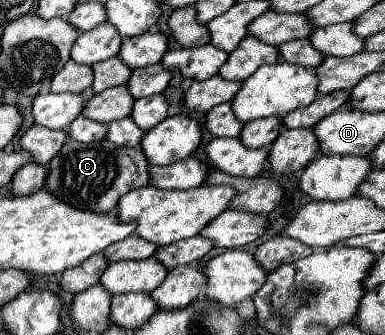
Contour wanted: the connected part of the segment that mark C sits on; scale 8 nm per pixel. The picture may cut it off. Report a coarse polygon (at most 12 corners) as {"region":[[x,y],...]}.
{"region":[[67,140],[45,188],[97,214],[149,184],[141,148]]}

